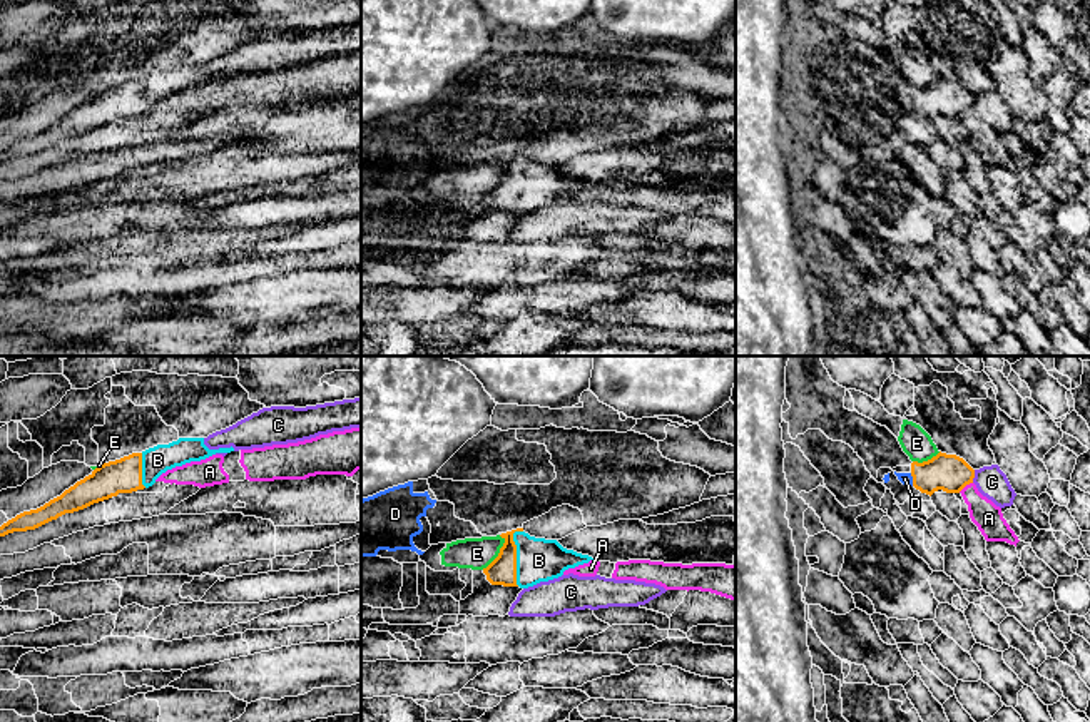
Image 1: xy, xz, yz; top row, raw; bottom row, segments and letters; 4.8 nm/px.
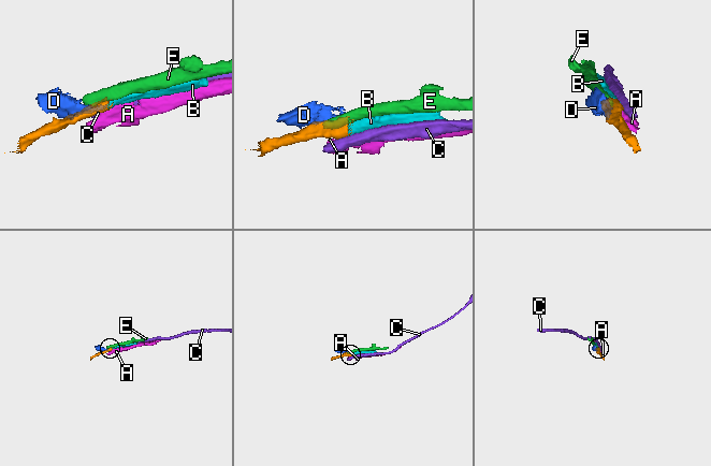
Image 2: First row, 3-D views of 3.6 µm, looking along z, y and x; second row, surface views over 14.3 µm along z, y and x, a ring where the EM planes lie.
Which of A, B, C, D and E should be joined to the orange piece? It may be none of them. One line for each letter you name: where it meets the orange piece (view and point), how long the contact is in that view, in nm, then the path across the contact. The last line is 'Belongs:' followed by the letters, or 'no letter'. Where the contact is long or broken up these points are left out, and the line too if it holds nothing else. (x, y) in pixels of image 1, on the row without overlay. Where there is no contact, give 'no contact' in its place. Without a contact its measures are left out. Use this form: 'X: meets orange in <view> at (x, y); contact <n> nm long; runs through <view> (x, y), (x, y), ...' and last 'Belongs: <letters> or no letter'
B: meets orange in xz at (515, 184); contact 280 nm long; runs through xz (502, 196), (515, 184), (539, 186)
Belongs: B

